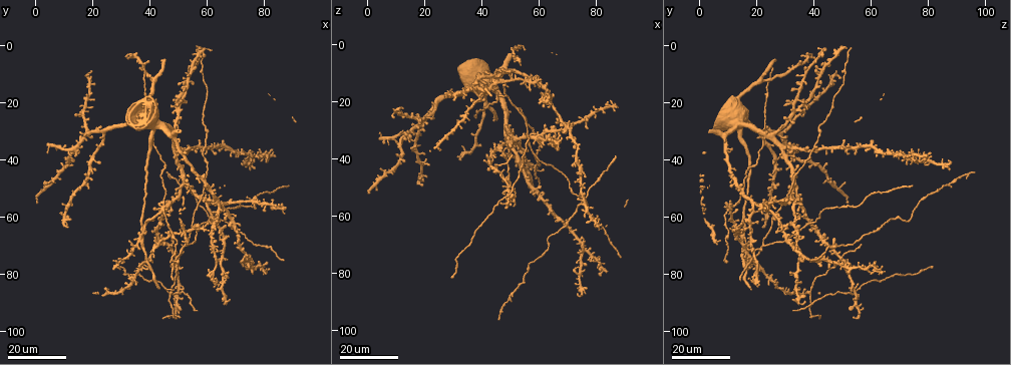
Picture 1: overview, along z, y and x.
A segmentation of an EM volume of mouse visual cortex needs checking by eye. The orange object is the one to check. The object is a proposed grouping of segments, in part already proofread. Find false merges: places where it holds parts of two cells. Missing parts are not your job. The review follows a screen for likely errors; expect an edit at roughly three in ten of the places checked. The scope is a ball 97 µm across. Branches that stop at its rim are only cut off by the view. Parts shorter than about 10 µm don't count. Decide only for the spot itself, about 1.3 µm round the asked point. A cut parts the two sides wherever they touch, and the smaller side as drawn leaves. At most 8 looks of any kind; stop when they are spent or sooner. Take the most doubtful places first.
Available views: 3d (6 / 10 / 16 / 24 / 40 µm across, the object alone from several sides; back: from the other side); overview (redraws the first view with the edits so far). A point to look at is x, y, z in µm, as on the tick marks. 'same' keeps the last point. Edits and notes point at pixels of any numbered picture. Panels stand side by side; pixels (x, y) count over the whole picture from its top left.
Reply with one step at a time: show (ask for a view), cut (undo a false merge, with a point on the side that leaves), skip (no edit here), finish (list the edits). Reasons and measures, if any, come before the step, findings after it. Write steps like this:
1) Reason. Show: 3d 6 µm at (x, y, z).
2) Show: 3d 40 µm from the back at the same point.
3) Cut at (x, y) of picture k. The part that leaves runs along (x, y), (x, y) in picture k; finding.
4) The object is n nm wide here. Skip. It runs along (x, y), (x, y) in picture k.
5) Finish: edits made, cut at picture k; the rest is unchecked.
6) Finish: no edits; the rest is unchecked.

Branch point. Show: 3d 16 µm at (50, 87, 53).

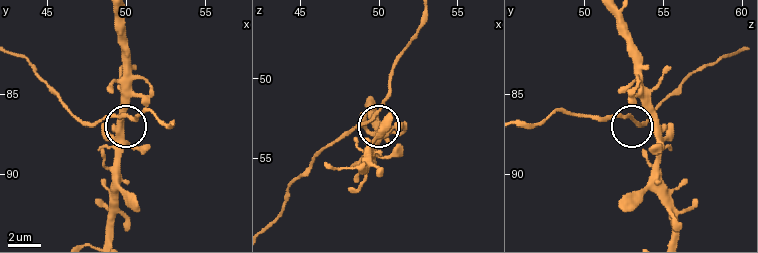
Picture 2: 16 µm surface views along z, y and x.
Show: 3d 6 µm at (49.5, 86.5, 52.6).

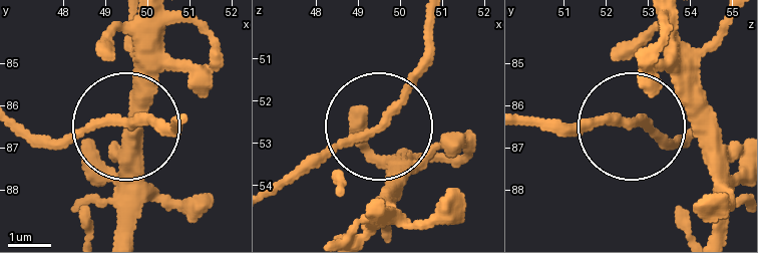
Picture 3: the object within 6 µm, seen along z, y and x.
3 arms meet here. Skip. One cell here.

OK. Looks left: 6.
Four or more arms meet. Show: 3d 24 µm at (45, 56, 10).

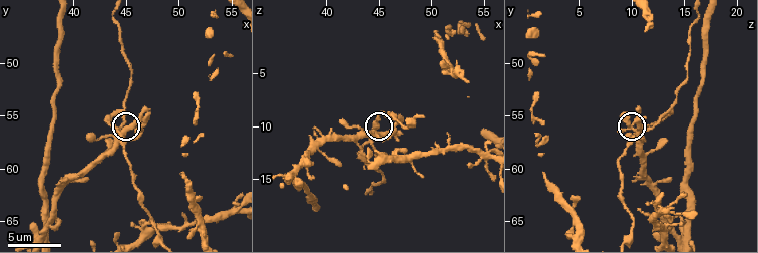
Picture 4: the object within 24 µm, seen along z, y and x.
Show: 3d 6 µm at (44.8, 56.8, 10.2).

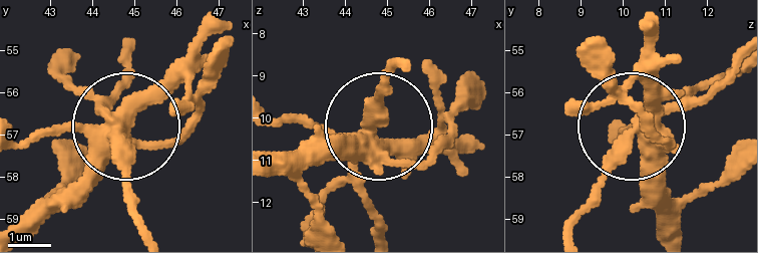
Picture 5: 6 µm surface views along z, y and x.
The object is 430 nm wide here. Skip. It runs along (18, 235), (122, 135), (126, 210) in picture 5; continuous, no second cell.

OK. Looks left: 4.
Show: 3d 24 µm at (74, 77, 52).

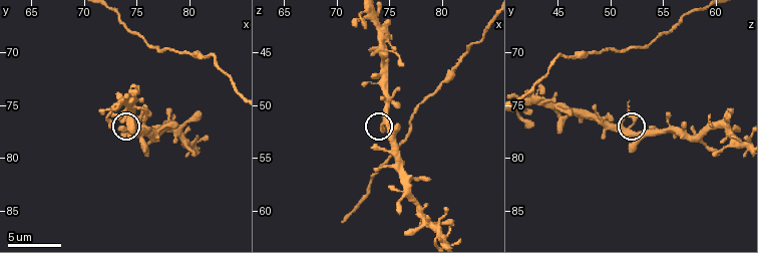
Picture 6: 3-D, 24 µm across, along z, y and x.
Show: 3d 6 µm at (74.4, 77.2, 51.8).

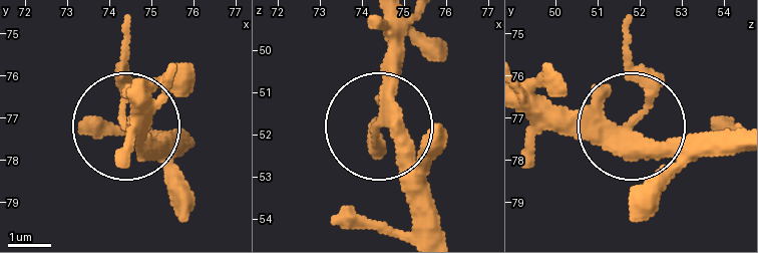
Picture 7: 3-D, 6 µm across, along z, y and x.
The object is 360 nm wide here. Skip. Continuous, no second cell.

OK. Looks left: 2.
Thick turns thin. Show: 3d 16 µm at (72, 56, 51).

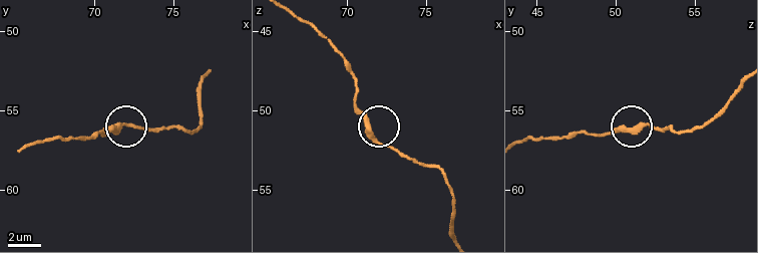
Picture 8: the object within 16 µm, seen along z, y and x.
Show: 3d 10 µm at (71.5, 55.9, 51.8).

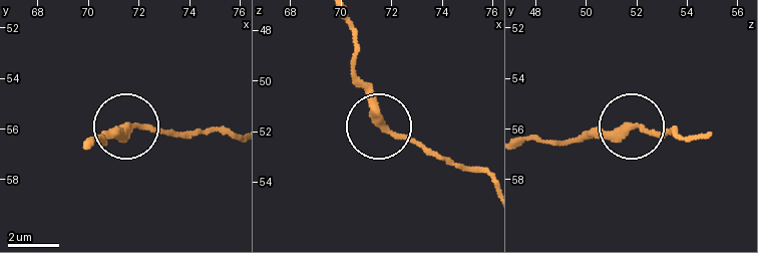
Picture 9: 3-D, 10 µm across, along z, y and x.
The object is 320 nm wide here. Skip. It runs along (85, 144), (96, 137), (104, 144), (130, 123), (193, 131) in picture 9; all the same cell.

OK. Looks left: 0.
Finish: no edits; the rest is unchecked.

